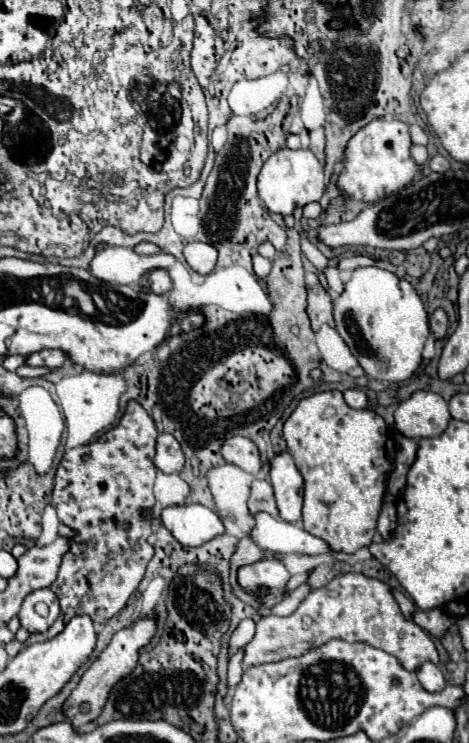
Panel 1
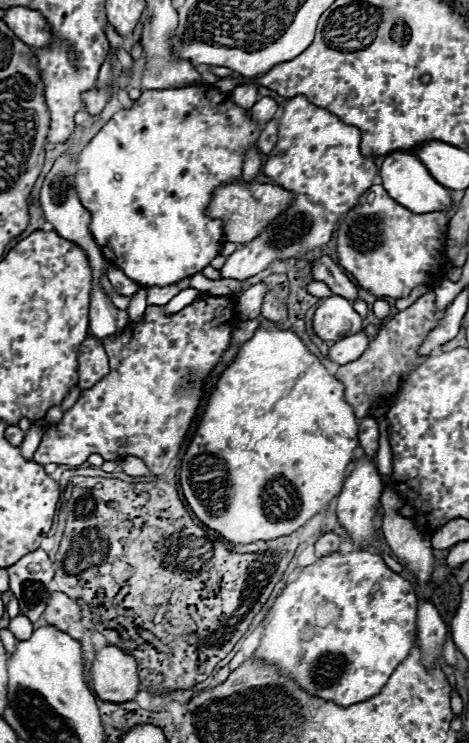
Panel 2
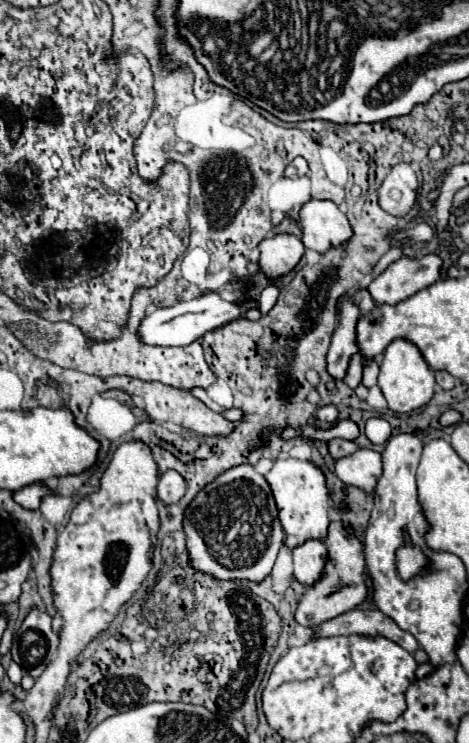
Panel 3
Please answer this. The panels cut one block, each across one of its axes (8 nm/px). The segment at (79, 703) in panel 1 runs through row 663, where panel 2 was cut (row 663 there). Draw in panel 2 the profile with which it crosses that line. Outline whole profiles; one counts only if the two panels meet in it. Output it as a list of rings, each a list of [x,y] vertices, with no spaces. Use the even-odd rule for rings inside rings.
[[[116,646],[98,650],[92,664],[92,688],[102,700],[132,700],[140,690],[136,660]]]

